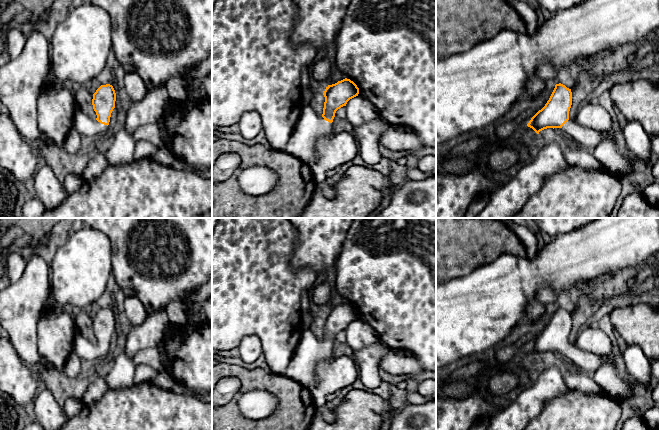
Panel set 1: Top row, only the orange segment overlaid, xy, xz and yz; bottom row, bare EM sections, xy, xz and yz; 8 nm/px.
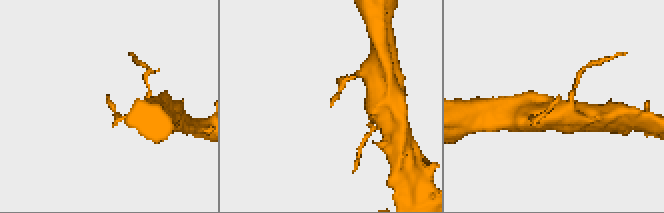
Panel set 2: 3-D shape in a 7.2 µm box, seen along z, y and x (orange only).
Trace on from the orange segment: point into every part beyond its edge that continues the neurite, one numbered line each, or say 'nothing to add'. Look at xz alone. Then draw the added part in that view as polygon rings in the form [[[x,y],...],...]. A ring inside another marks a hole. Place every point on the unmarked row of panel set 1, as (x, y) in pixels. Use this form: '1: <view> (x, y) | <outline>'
1: xz (309, 352) | [[[304,330],[284,375],[305,387],[312,386],[317,383],[317,365],[333,358],[332,347],[319,341],[310,330]]]

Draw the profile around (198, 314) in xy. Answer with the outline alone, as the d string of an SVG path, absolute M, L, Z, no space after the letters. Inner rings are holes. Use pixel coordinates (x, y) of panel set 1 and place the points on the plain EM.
M212 301L188 306L188 321L197 325L212 322Z

